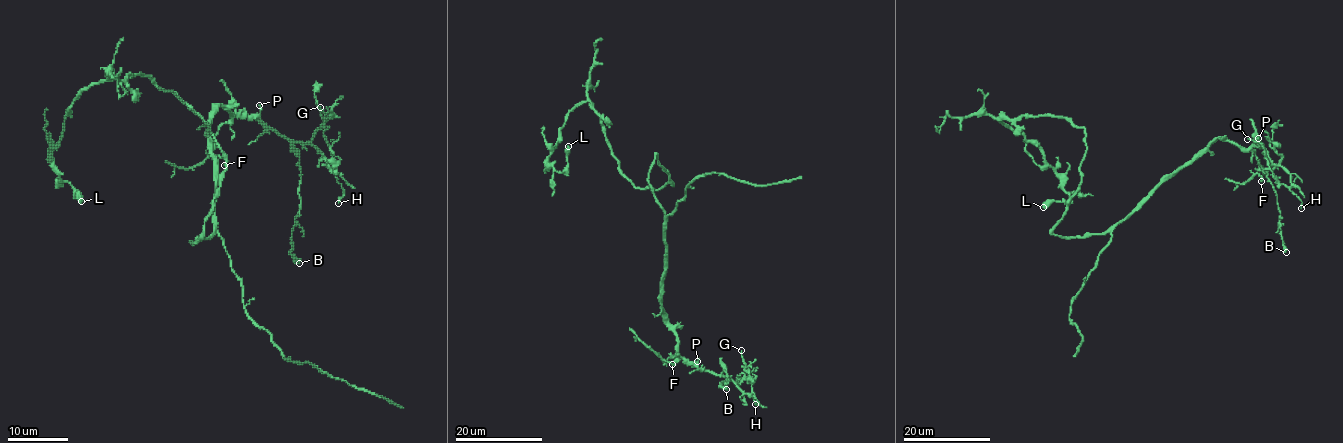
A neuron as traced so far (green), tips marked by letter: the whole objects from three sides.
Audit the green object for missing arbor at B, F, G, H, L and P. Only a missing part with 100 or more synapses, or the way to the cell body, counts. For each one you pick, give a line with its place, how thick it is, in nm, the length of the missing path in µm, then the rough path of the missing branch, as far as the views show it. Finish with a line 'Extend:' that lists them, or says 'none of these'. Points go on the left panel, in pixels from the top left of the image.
Extend: none of these

